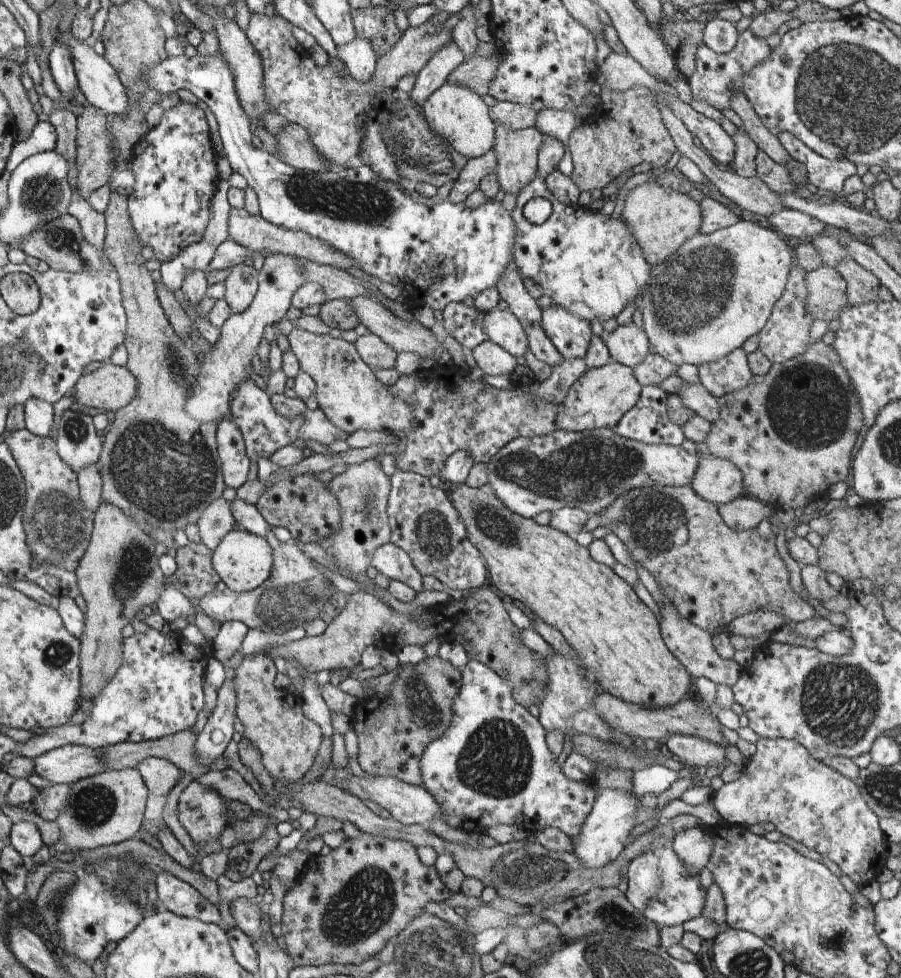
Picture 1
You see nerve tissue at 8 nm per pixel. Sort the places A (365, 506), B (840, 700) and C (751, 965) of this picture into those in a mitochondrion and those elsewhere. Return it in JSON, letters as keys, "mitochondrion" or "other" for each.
{"A":"mitochondrion","B":"mitochondrion","C":"mitochondrion"}

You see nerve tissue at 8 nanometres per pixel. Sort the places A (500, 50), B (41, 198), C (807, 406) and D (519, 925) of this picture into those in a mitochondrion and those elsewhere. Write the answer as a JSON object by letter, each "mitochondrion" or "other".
{"A":"other","B":"mitochondrion","C":"mitochondrion","D":"other"}

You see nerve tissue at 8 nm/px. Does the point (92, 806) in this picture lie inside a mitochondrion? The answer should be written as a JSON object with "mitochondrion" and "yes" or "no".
{"mitochondrion":"yes"}

